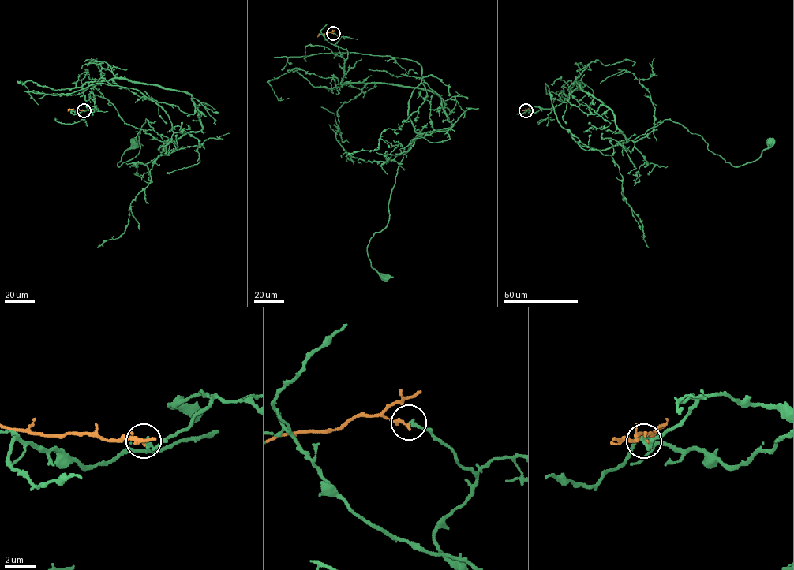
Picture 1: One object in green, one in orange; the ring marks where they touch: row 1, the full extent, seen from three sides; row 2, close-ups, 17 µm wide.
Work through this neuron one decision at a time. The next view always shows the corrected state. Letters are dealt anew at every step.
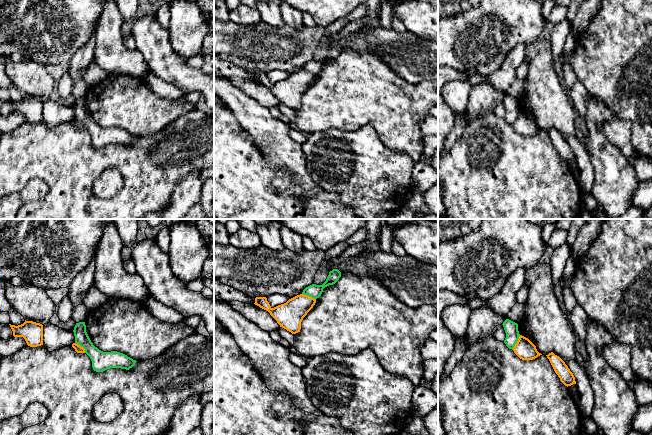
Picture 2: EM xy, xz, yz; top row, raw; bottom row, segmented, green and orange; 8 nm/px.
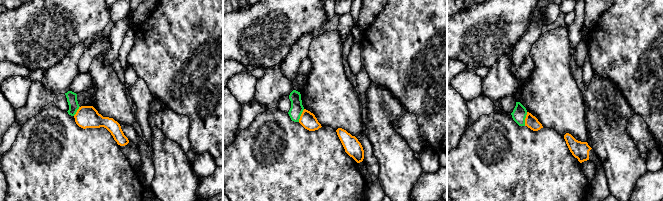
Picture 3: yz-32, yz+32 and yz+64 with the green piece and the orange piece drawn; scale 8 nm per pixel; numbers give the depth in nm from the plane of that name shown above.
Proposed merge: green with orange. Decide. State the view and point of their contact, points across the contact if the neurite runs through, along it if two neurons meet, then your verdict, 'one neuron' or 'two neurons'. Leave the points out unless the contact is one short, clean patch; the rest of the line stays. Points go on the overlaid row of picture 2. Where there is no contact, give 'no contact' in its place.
contact yz (516, 342); two neurons

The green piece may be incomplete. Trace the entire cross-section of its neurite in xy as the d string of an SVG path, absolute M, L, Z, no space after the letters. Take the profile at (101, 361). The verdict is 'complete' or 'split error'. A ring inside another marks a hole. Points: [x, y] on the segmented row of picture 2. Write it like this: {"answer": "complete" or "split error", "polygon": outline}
{"answer": "complete", "polygon": "M85 322L76 323L73 332L75 343L85 349L85 353L92 361L92 368L96 372L103 372L110 368L129 370L137 362L123 353L117 351L103 352L95 347L86 332Z"}

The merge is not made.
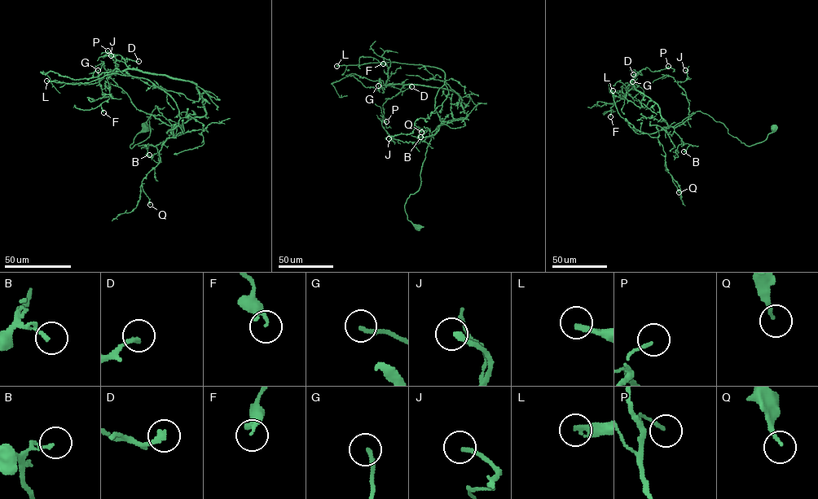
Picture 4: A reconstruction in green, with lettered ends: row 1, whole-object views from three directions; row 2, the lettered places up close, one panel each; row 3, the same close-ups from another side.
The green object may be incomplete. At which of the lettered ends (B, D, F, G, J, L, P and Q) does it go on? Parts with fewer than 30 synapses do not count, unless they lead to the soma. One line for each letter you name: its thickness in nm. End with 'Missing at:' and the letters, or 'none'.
L: 240 nm thick
Missing at: L

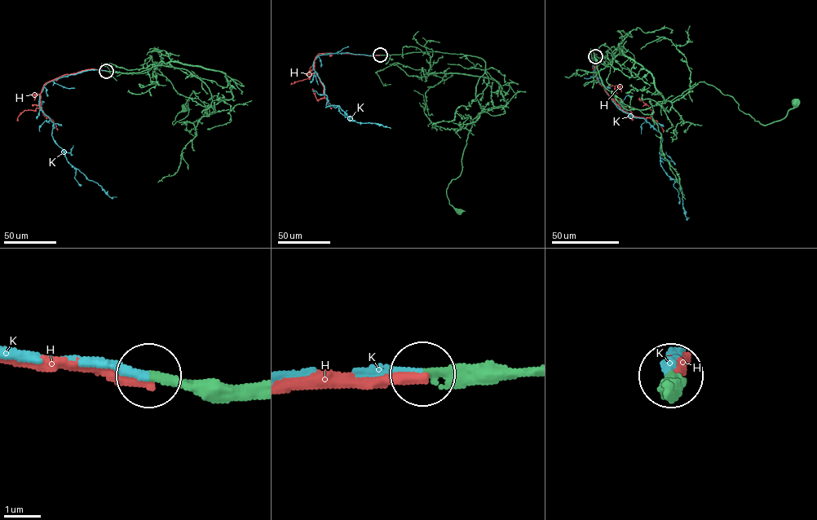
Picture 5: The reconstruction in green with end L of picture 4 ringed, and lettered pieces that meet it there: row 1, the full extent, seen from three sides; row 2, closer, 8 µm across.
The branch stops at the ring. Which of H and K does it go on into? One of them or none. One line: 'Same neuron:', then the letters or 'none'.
Same neuron: K

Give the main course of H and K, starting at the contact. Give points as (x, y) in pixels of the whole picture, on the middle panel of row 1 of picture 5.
H: (380, 55), (320, 53), (314, 59), (314, 70), (324, 87), (324, 97), (317, 99), (312, 89)
K: (380, 55), (321, 55), (314, 60), (313, 69), (324, 87), (326, 107), (339, 105), (357, 122), (390, 128)

